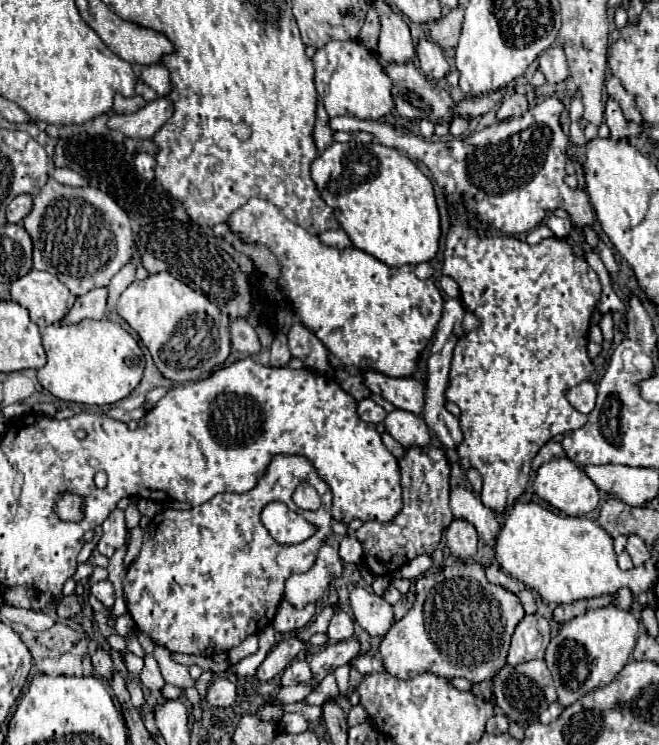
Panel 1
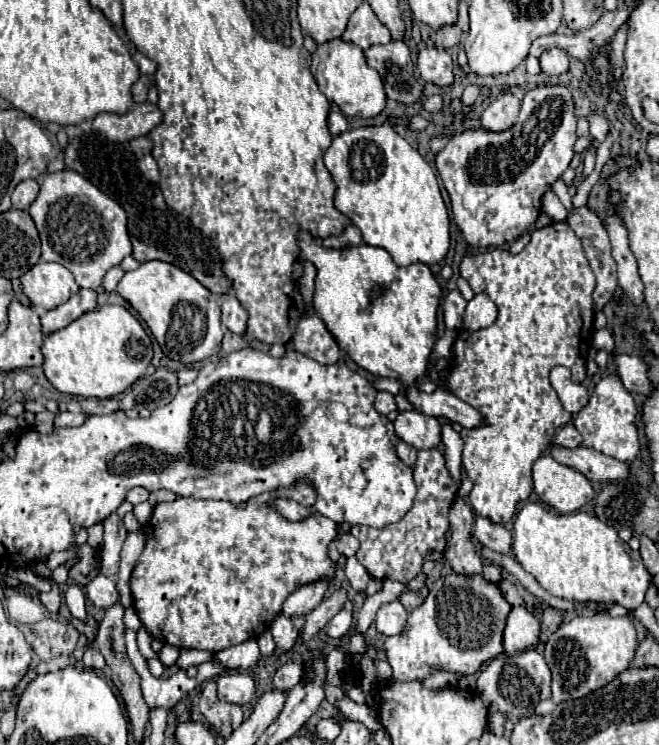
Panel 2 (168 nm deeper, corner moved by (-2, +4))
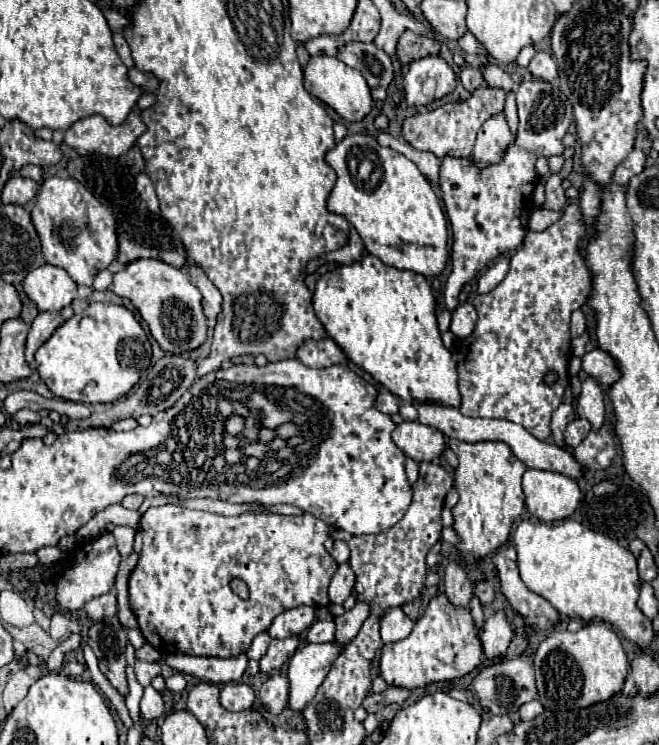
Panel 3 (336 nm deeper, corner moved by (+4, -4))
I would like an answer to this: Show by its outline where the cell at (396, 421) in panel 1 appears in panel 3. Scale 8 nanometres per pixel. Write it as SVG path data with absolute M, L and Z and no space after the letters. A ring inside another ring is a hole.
M402 422L392 432L394 444L416 462L432 462L444 450L444 434L420 422Z

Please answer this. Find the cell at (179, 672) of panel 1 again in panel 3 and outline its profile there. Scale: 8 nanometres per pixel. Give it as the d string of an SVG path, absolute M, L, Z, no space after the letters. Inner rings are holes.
M146 686L146 688L144 688L144 698L142 698L142 702L140 702L140 710L142 710L142 718L144 718L146 722L158 720L160 716L164 716L166 706L164 706L162 694L160 694L158 690L154 690L152 686Z

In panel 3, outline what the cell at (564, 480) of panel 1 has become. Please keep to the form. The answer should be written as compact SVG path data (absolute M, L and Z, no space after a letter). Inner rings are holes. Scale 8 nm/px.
M526 470L522 488L528 512L542 522L568 518L570 514L574 514L582 498L576 480L558 472Z

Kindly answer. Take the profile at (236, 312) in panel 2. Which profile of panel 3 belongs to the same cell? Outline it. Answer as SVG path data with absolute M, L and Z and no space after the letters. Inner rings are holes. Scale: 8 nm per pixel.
M188 264L186 272L190 274L192 282L198 286L198 290L202 292L202 306L204 306L204 314L210 320L210 324L218 322L220 312L222 312L222 296L218 292L218 288L208 280L208 276L202 272L202 268L198 268L196 264Z

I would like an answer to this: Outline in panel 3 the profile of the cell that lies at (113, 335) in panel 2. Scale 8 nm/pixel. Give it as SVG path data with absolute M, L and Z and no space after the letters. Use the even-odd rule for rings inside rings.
M94 302L62 324L36 352L38 374L50 392L70 402L114 402L122 398L148 368L152 348L130 310Z

